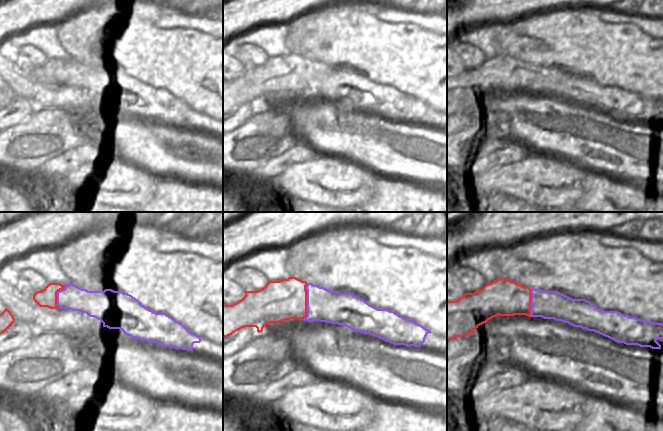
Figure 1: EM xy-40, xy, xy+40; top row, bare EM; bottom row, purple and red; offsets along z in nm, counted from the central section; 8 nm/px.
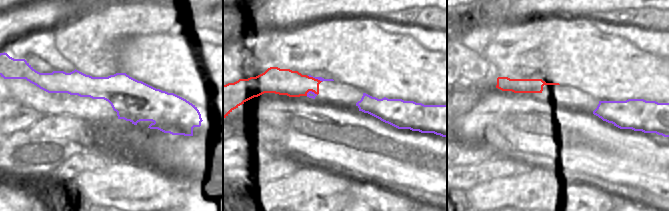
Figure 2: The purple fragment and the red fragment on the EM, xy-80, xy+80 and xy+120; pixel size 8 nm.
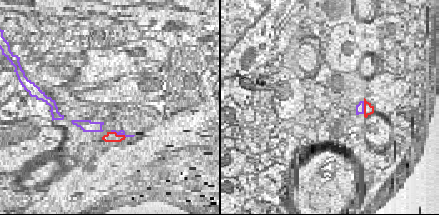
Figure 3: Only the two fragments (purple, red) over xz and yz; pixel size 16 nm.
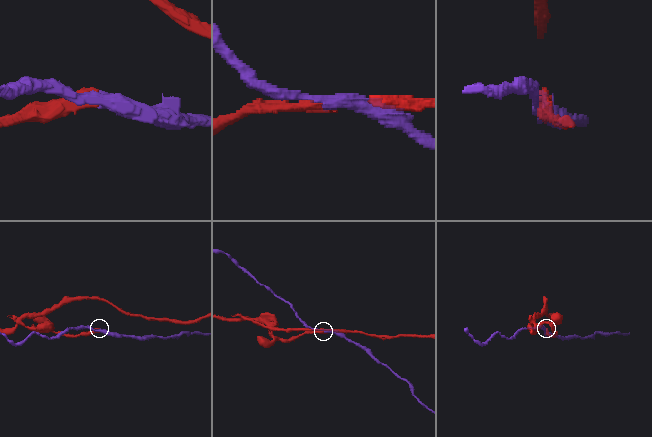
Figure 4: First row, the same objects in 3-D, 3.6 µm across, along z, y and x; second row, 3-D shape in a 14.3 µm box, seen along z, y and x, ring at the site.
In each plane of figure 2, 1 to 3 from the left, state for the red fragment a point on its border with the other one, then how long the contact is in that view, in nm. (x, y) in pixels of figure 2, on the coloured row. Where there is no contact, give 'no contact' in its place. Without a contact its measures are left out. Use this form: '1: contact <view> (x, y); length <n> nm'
1: no contact
2: contact xy+80 (315, 78); length 130 nm
3: no contact

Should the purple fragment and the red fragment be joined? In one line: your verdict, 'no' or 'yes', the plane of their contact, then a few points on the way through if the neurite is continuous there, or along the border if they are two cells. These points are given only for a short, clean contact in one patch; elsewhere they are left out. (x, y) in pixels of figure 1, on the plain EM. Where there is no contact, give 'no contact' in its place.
no | xy

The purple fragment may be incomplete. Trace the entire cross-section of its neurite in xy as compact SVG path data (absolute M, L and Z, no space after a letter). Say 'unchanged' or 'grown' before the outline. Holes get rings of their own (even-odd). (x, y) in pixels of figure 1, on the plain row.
unchanged; M307 59L307 92L304 97L344 101L394 121L421 123L428 109L422 101L394 87L378 85L352 69L330 67Z

